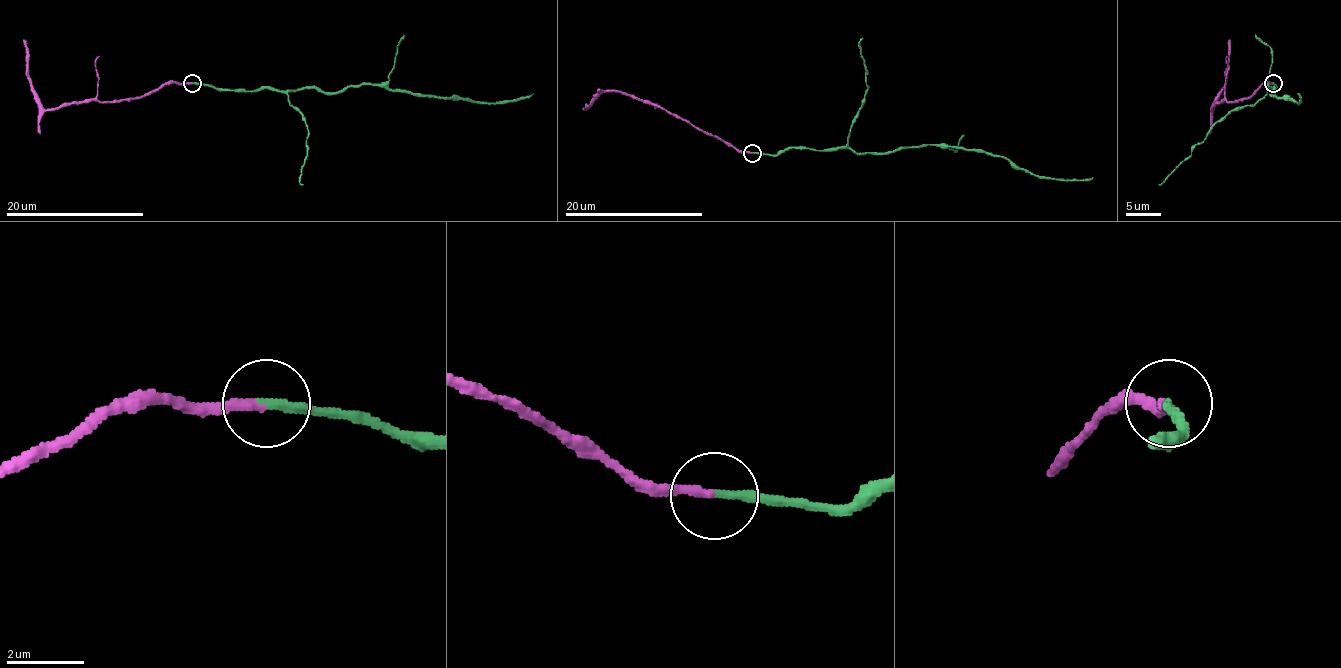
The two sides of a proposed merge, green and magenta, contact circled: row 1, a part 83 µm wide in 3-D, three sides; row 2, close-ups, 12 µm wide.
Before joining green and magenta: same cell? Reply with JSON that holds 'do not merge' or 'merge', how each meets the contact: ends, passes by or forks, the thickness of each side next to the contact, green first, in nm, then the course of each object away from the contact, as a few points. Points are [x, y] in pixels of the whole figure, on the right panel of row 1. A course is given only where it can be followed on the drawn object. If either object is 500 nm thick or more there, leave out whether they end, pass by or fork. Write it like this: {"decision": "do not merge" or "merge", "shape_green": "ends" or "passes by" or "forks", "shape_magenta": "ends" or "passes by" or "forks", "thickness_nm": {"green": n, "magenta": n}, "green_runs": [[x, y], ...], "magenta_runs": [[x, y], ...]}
{"decision": "merge", "shape_green": "ends", "shape_magenta": "ends", "thickness_nm": {"green": 240, "magenta": 240}, "green_runs": [[1273, 83], [1275, 88], [1268, 90], [1273, 92], [1264, 85], [1276, 97], [1297, 102], [1297, 94]], "magenta_runs": [[1273, 83], [1264, 83], [1250, 97], [1230, 102], [1219, 100], [1212, 109], [1226, 78], [1230, 40]]}

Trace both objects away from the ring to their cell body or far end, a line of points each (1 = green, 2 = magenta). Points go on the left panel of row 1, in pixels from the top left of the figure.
1: (193, 83), (233, 90), (335, 92), (387, 85), (393, 90), (480, 102), (520, 100), (534, 94)
2: (193, 83), (165, 83), (141, 97), (105, 102), (73, 100), (44, 109), (29, 78), (23, 40)

